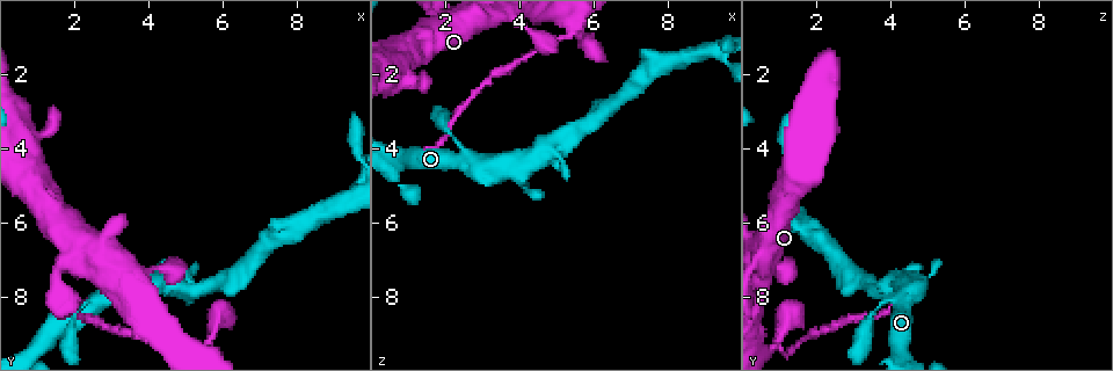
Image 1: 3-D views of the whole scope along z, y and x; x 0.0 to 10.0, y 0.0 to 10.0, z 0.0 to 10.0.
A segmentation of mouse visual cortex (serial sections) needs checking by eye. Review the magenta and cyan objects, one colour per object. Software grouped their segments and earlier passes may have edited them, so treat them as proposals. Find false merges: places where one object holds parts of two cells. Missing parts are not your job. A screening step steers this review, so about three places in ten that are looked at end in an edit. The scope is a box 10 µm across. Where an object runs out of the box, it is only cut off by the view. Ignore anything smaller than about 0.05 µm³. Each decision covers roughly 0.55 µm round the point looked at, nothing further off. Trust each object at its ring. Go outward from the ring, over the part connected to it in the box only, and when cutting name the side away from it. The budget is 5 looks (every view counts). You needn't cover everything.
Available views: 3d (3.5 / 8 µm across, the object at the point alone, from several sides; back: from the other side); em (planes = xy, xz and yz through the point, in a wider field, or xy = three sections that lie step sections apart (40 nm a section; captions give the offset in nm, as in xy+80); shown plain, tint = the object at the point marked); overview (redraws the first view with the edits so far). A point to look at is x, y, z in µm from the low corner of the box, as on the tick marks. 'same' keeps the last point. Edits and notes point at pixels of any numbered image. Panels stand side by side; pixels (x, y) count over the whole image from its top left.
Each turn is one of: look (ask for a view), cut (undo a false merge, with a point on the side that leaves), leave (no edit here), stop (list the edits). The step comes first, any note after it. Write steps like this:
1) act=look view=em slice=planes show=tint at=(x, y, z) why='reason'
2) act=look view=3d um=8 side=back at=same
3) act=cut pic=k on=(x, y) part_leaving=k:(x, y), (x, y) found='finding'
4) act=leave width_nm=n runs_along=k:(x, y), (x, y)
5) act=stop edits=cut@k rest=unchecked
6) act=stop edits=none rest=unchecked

act=look view=3d um=3.5 at=(4.80, 7.70, 4.00)

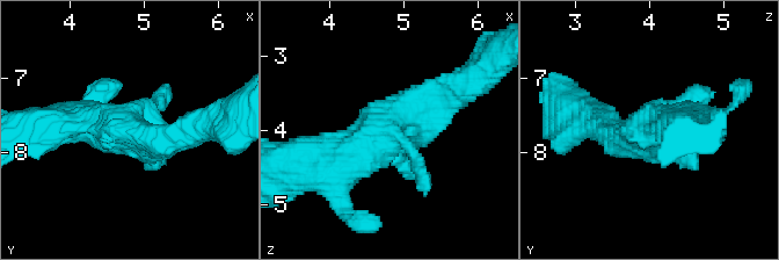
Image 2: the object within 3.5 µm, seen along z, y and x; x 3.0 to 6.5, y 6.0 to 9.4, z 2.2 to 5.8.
act=look view=em slice=xy step=2 show=tint at=(4.75, 7.70, 3.95)

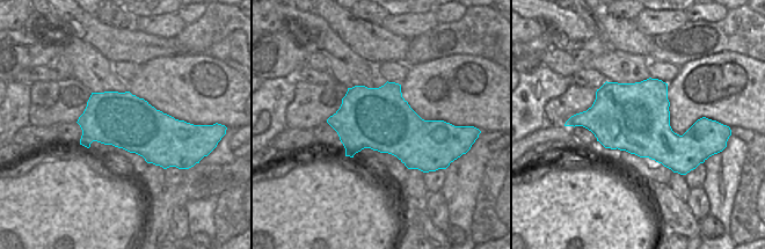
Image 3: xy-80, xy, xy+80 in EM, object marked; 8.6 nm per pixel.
act=look view=em slice=planes show=tint at=same

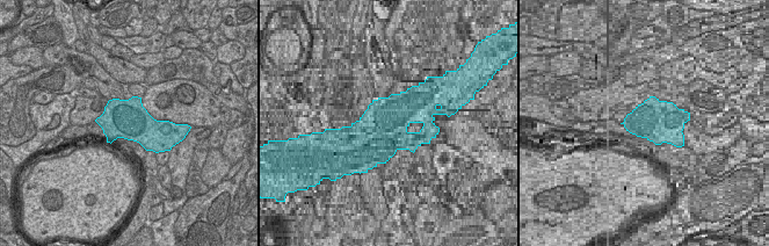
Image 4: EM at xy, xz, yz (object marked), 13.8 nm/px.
act=leave runs_along=2:(324, 164), (451, 86) found='continuous, no second cell'

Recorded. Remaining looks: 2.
act=look view=em slice=planes show=tint at=(5.45, 9.40, 0.90) why='abrupt turn'

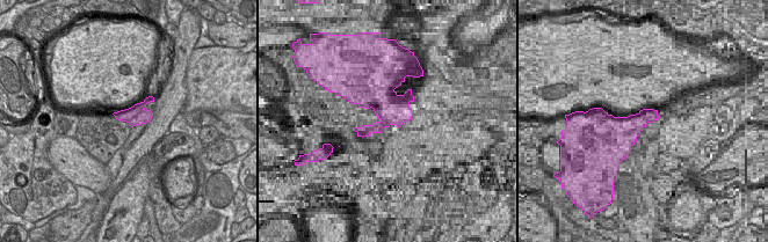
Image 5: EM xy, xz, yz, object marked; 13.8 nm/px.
act=look view=3d um=3.5 side=back at=same

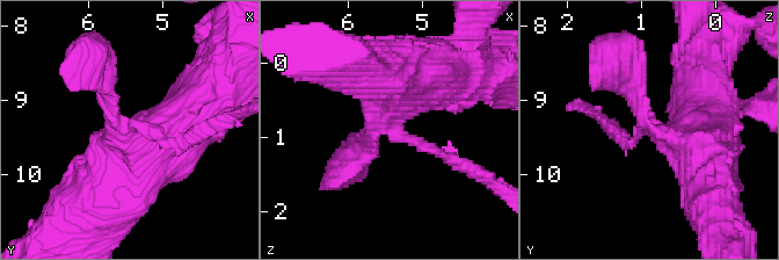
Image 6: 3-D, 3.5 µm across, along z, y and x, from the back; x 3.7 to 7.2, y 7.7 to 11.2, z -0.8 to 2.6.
act=cut pic=6 on=(460, 165) part_leaving=6:(421, 144), (500, 186) found='a second cell is stuck on'

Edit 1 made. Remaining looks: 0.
act=stop edits=cut@6 rest=unchecked

